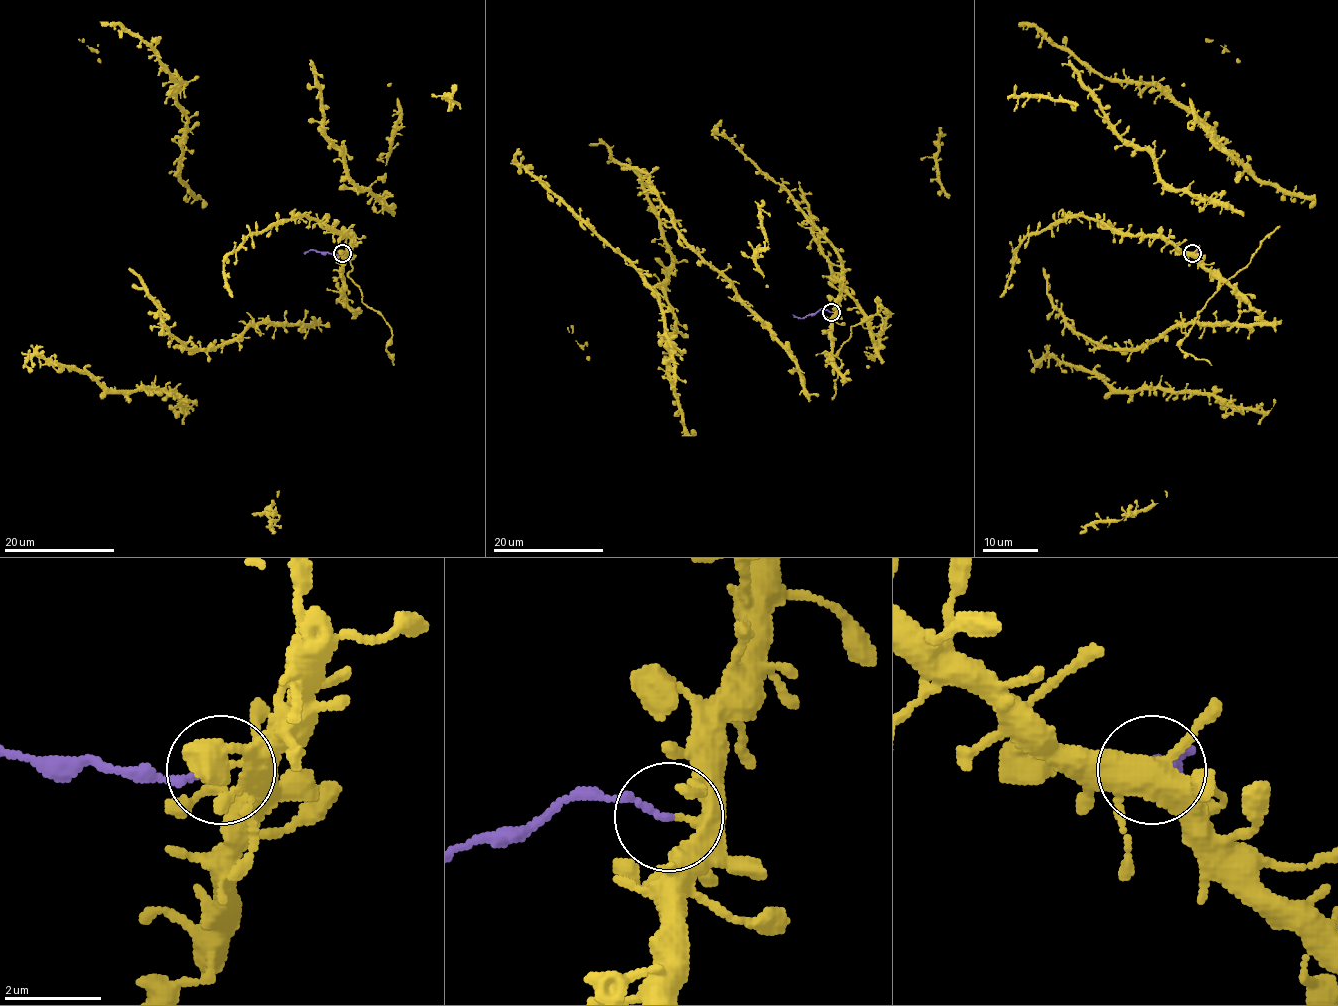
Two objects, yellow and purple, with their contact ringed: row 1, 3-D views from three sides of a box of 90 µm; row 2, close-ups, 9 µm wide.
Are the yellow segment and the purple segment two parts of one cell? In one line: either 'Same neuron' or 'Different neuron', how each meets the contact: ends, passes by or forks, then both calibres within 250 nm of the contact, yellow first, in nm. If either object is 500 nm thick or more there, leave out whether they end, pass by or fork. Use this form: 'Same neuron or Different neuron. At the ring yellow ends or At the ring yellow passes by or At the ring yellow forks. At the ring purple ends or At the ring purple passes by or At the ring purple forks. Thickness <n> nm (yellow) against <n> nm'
Different neuron. At the ring yellow forks. At the ring purple ends. Thickness 200 nm (yellow) against 140 nm

